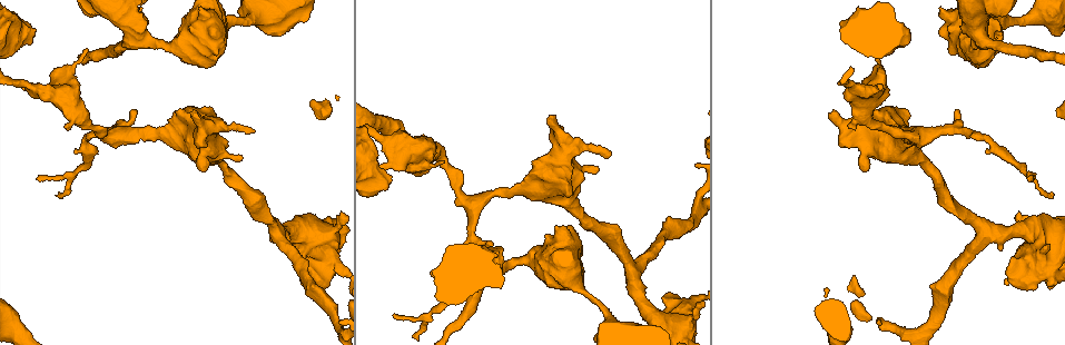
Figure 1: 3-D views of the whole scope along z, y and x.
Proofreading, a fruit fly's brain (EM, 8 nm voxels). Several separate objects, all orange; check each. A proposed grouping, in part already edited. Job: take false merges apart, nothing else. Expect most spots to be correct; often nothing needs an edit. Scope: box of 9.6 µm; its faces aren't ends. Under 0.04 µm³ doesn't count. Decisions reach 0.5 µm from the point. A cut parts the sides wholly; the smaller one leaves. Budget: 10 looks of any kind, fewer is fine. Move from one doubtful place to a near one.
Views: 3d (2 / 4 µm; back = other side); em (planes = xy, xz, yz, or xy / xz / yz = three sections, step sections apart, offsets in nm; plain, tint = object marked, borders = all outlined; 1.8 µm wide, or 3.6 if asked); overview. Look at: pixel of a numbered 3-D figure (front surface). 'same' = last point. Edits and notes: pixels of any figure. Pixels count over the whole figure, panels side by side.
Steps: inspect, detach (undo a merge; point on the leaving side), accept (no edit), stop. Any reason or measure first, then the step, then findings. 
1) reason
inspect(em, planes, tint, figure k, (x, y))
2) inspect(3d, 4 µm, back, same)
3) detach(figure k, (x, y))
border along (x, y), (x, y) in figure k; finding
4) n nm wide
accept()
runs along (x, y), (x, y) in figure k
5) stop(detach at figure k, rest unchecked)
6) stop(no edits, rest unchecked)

sharp bend
inspect(3d, 4 µm, figure 1, (554, 177))

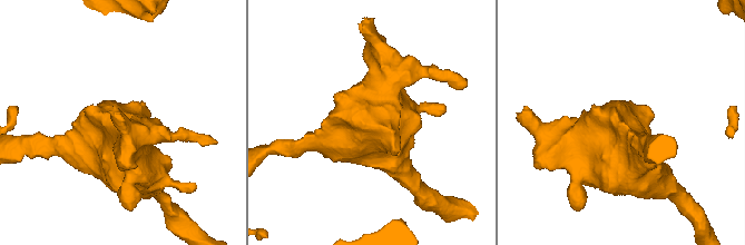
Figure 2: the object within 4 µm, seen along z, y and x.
now the EM
inspect(em, 3.6 µm, planes, tint, figure 2, (616, 137))

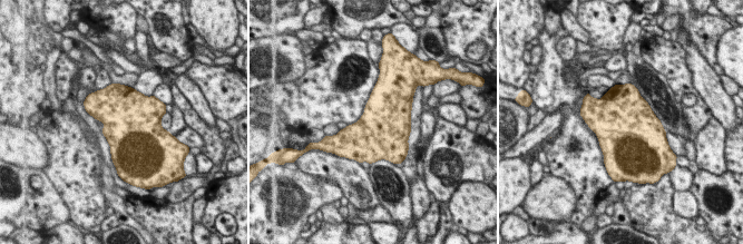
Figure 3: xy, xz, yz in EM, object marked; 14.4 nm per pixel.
accept()
all the same neuron

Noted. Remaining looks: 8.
thick turns thin
inspect(em, 3.6 µm, planes, tint, figure 1, (982, 42))

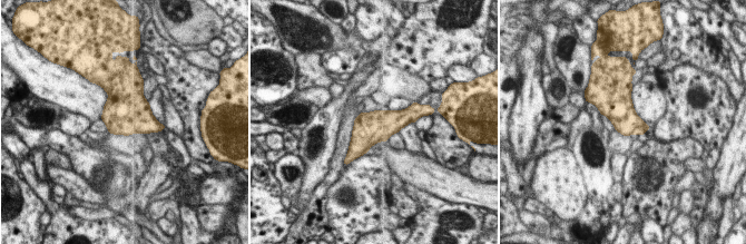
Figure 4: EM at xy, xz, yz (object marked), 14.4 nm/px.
accept()
one neuron here

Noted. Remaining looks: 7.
a narrow waist
inspect(3d, 4 µm, figure 1, (568, 273))

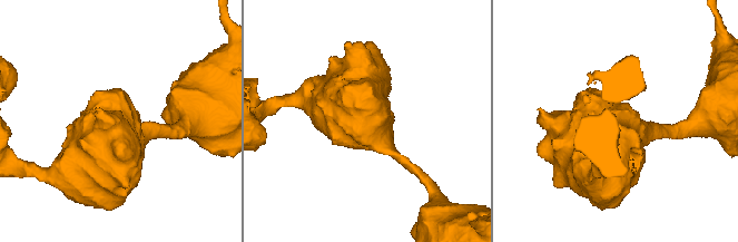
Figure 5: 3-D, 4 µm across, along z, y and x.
inspect(em, 3.6 µm, xy, step 16, tint, figure 5, (371, 122))

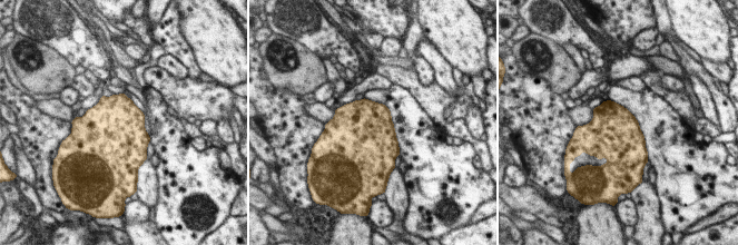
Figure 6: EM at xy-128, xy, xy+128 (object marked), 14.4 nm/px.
another direction
inspect(em, 3.6 µm, xz, step 16, tint, same)

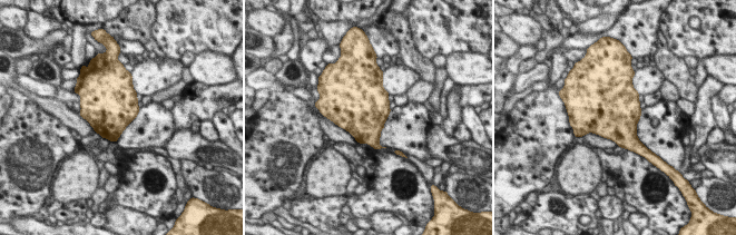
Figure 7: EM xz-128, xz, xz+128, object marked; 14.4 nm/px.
accept()
continuous, no second neuron

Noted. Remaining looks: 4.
abrupt turn
inspect(em, planes, tint, figure 1, (118, 136))

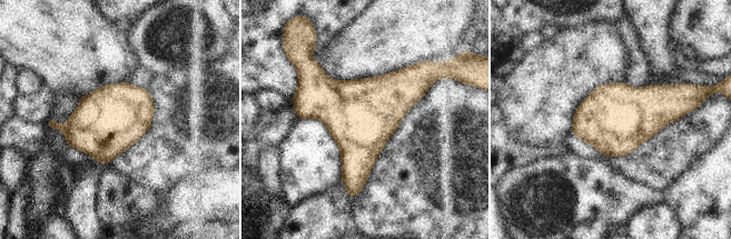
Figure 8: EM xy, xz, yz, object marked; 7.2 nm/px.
accept()
continuous, no second neuron

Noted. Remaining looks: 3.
stop(no edits, rest unchecked)

